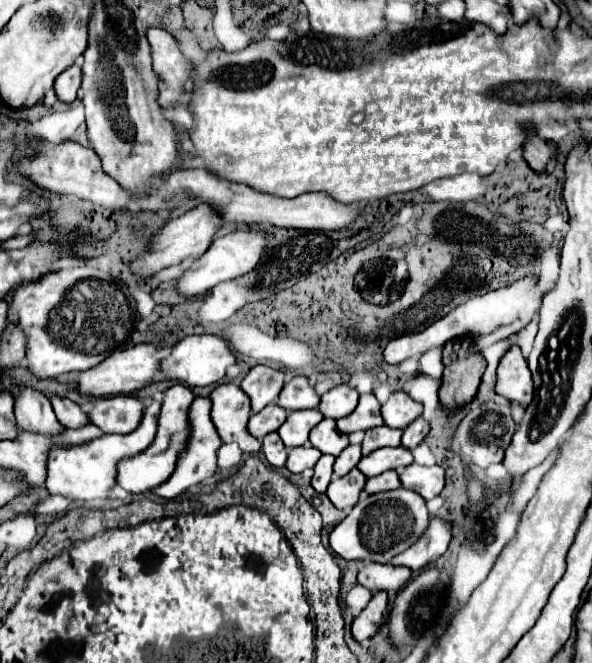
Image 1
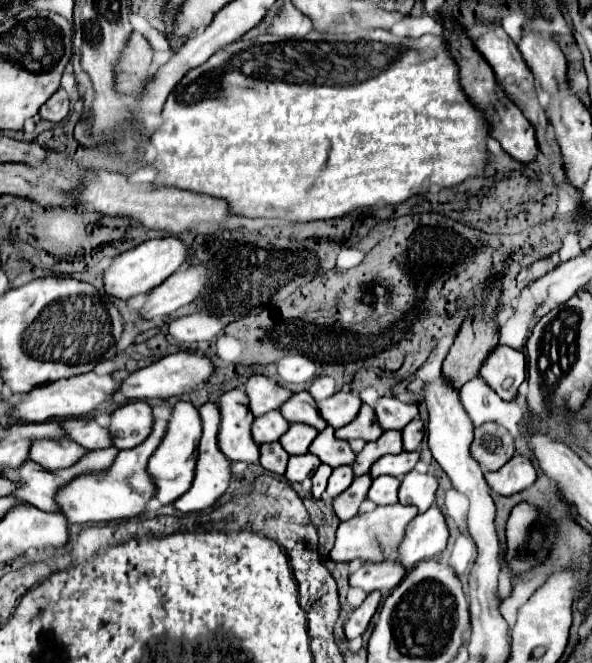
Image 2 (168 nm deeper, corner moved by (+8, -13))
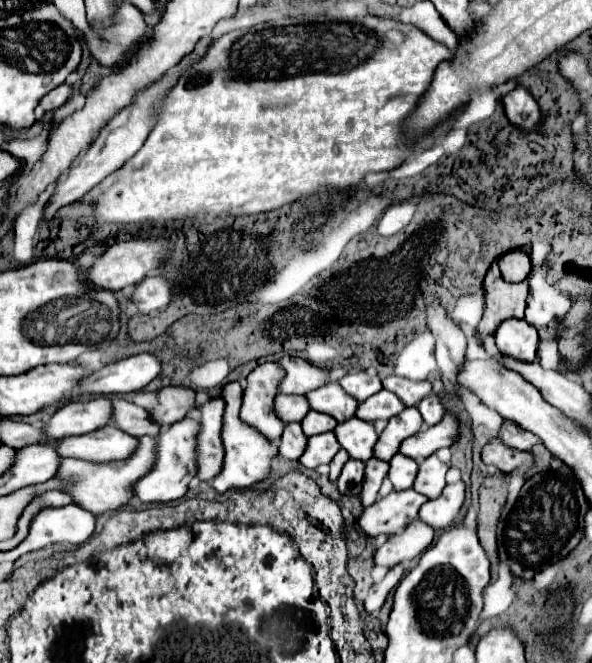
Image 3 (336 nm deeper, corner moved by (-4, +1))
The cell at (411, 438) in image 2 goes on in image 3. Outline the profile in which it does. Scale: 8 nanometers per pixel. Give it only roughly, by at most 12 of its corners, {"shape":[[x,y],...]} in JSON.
{"shape":[[435,394],[419,402],[427,426],[441,422],[445,410]]}

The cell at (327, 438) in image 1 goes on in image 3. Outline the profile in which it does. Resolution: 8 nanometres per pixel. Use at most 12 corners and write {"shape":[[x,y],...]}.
{"shape":[[371,422],[335,426],[337,442],[355,460],[369,460],[377,434]]}

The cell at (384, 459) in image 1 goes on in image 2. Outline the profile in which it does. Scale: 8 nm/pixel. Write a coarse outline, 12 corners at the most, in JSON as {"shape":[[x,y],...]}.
{"shape":[[419,450],[383,456],[371,476],[403,478],[419,460]]}

